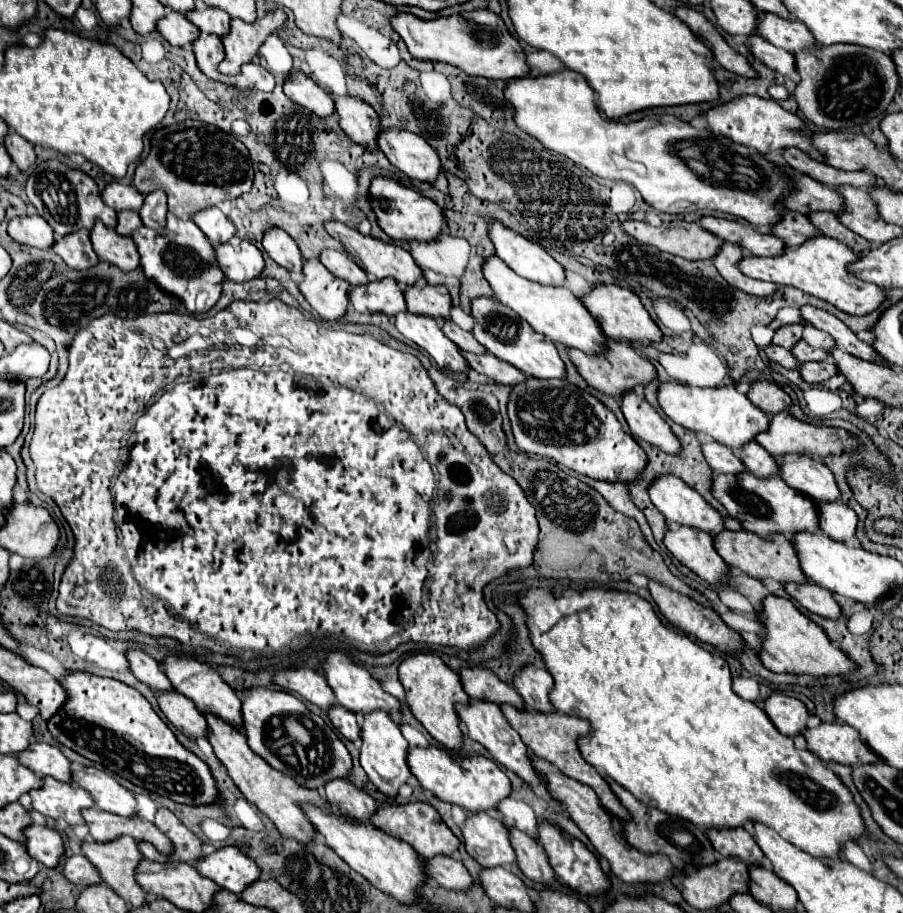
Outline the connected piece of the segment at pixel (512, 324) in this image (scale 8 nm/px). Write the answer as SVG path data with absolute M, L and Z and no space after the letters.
M487 297L475 299L473 301L473 317L475 317L473 335L495 357L515 365L527 377L531 377L531 375L537 379L565 379L567 377L565 363L561 361L555 343L551 339L547 339L545 335L535 333L529 327L529 323L519 319L519 315L515 311L509 311L509 307L505 307L497 299L487 299Z

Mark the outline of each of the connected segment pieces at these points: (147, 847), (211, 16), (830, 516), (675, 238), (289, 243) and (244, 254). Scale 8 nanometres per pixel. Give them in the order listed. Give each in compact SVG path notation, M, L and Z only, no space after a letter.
M141 841L141 843L137 843L137 847L139 847L139 851L141 851L147 859L153 859L153 861L165 861L165 855L159 853L151 843Z
M199 7L187 15L187 19L201 29L201 33L211 33L217 37L229 35L231 27L231 17L221 11L221 9L209 9L209 7Z
M821 503L821 531L847 545L857 545L857 513L845 503Z
M627 219L621 225L623 231L627 231L631 237L635 239L645 237L649 239L649 243L661 243L655 247L665 253L673 253L691 261L711 259L717 253L717 247L721 247L723 243L719 237L701 229L697 223L687 223L687 221L671 221L653 227L645 221Z
M277 227L269 229L263 237L263 247L271 255L271 259L281 267L285 267L287 271L293 271L293 273L303 271L305 259L301 255L301 249L283 229L277 229Z
M237 237L231 239L229 243L215 245L215 253L221 265L221 271L229 281L235 281L235 283L251 281L259 277L261 271L265 269L261 251L253 243L241 241Z

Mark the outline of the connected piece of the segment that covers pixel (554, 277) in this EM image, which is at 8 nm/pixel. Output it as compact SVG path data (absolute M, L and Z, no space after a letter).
M493 223L489 231L497 249L497 257L505 261L517 275L541 285L561 287L565 283L563 265L557 263L543 247L503 227L501 223Z

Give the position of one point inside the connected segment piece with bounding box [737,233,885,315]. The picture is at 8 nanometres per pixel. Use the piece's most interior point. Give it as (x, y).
(819, 267)

